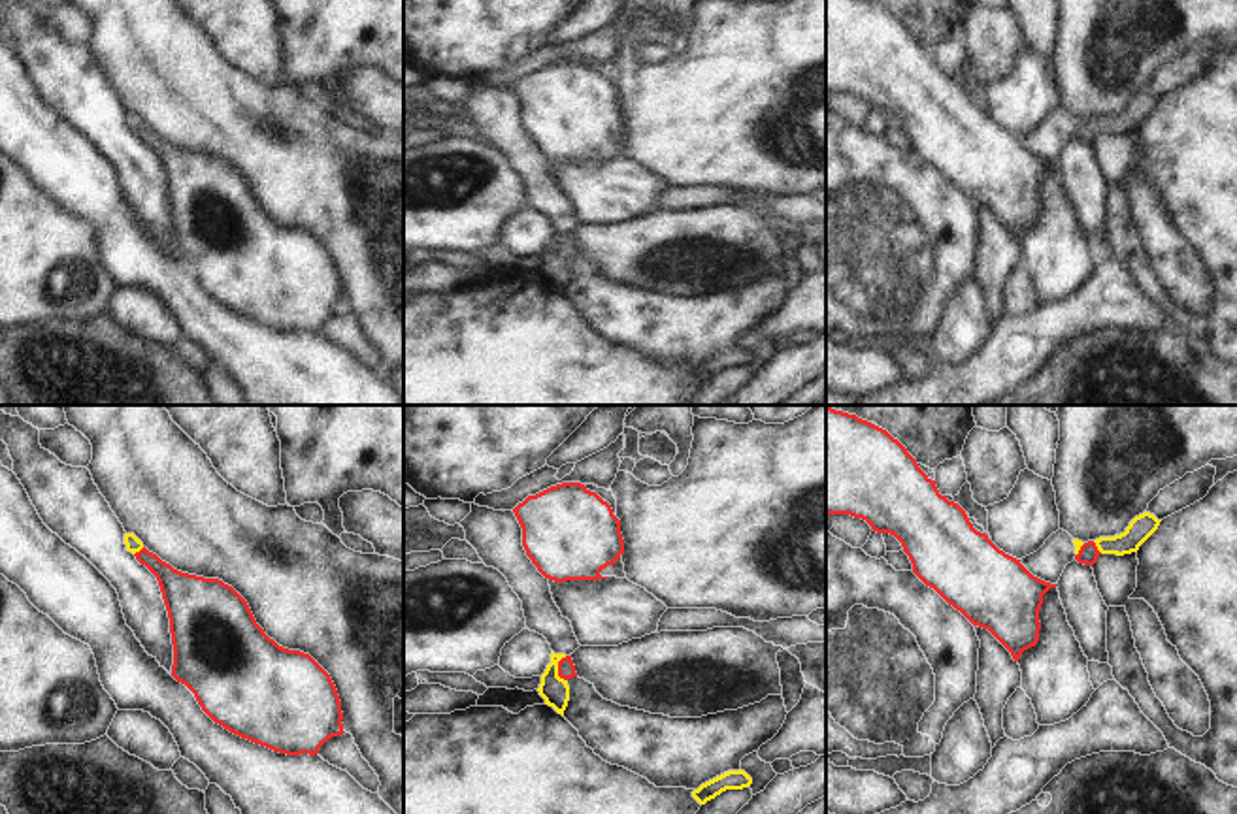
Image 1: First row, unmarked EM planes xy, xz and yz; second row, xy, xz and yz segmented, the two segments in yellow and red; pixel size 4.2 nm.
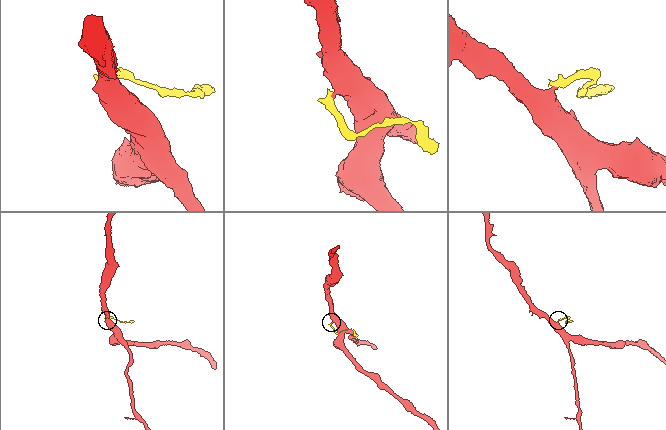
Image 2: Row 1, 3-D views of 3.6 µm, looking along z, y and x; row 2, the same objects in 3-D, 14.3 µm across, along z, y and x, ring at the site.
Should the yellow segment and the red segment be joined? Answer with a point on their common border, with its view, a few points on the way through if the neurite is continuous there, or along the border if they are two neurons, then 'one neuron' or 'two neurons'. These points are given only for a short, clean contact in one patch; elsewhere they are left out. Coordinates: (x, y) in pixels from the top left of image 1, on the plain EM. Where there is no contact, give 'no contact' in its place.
xz (557, 245) | along xz (566, 234), (559, 240), (559, 253), (564, 259) | two neurons

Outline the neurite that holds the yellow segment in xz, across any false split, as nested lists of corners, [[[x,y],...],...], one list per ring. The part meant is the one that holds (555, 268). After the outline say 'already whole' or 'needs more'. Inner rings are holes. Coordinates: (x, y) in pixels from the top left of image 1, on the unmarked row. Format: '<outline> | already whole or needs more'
[[[471,81],[471,90],[460,100],[466,119],[477,128],[487,145],[498,147],[522,179],[526,205],[547,217],[551,241],[537,266],[545,283],[564,294],[569,279],[568,258],[558,254],[558,239],[581,222],[571,200],[556,185],[549,156],[545,156],[522,124],[522,106],[513,89],[494,89]]] | needs more

